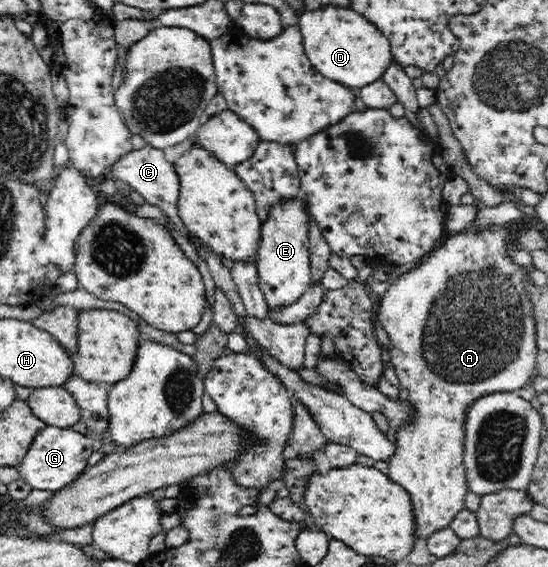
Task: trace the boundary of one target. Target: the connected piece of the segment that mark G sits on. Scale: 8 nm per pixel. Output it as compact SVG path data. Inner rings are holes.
M45 426L33 438L21 464L16 468L20 479L32 489L57 492L72 484L77 477L83 474L88 459L96 450L95 441L86 434L81 434L69 428Z

